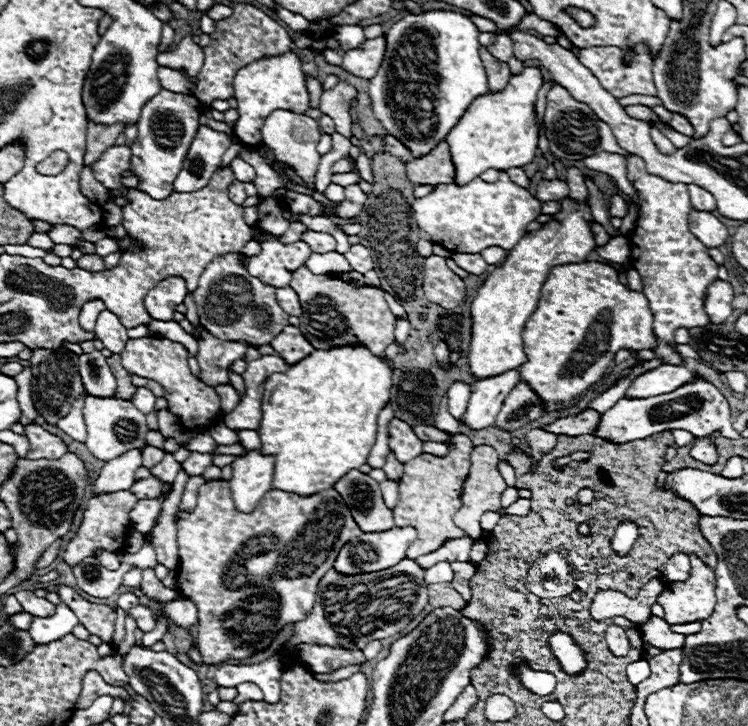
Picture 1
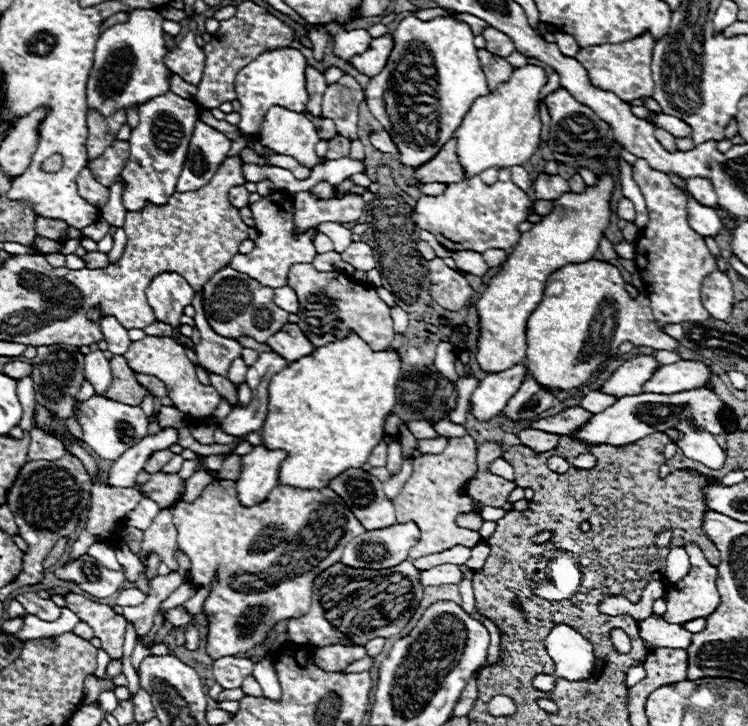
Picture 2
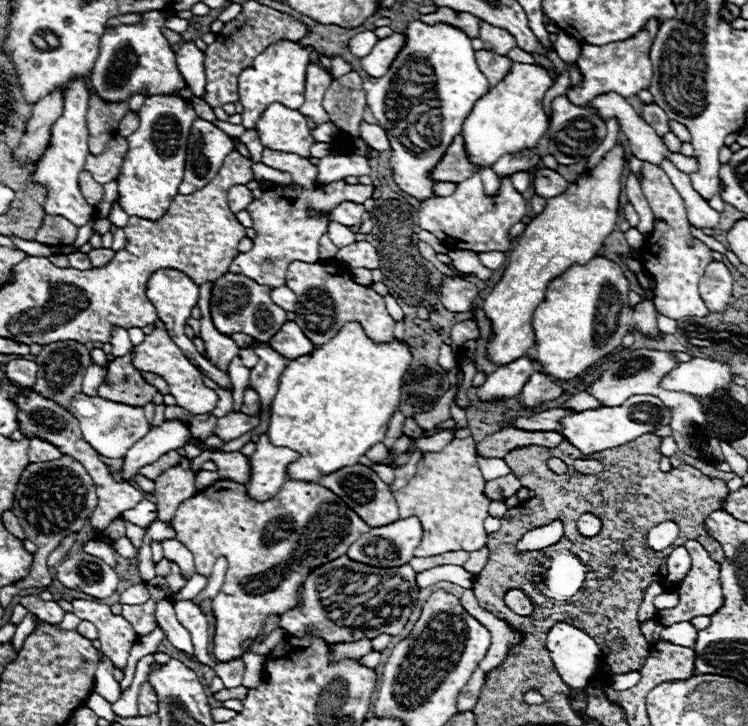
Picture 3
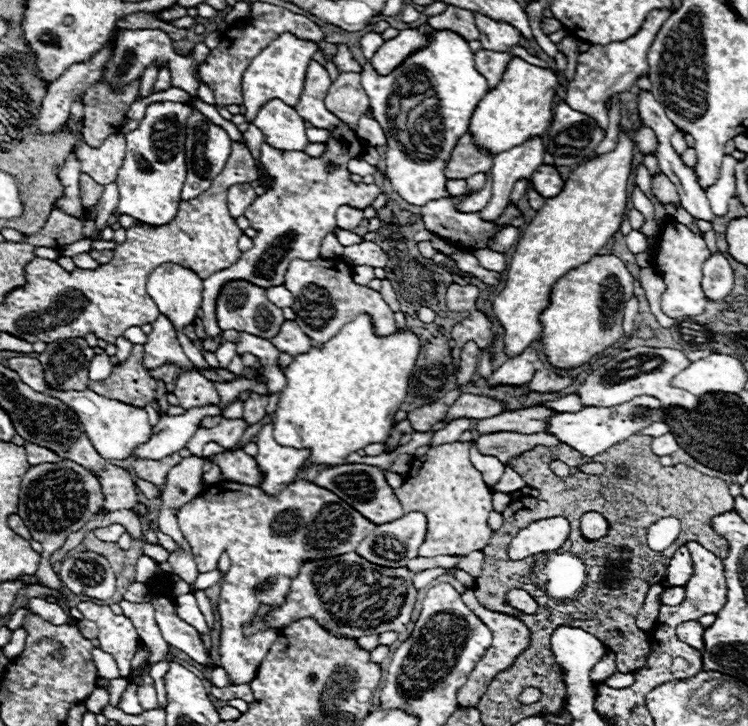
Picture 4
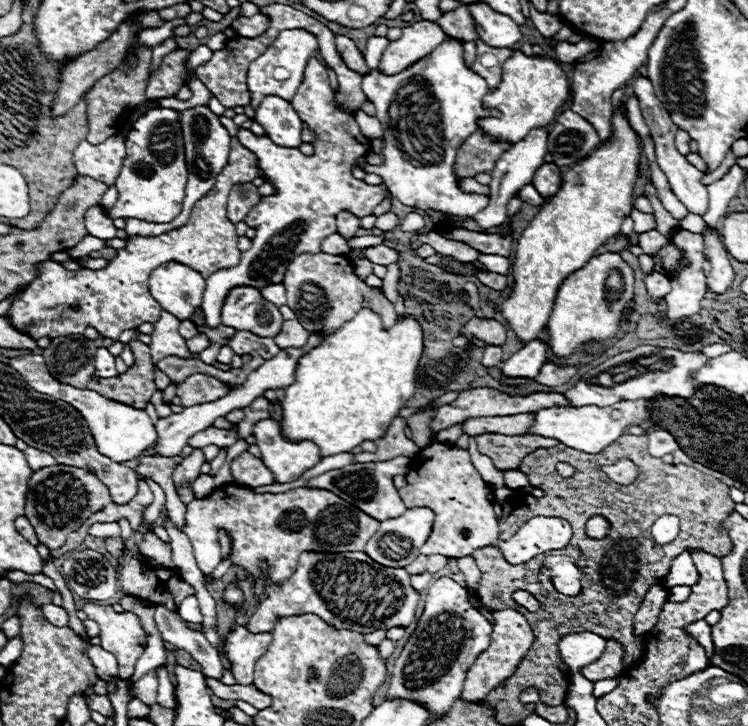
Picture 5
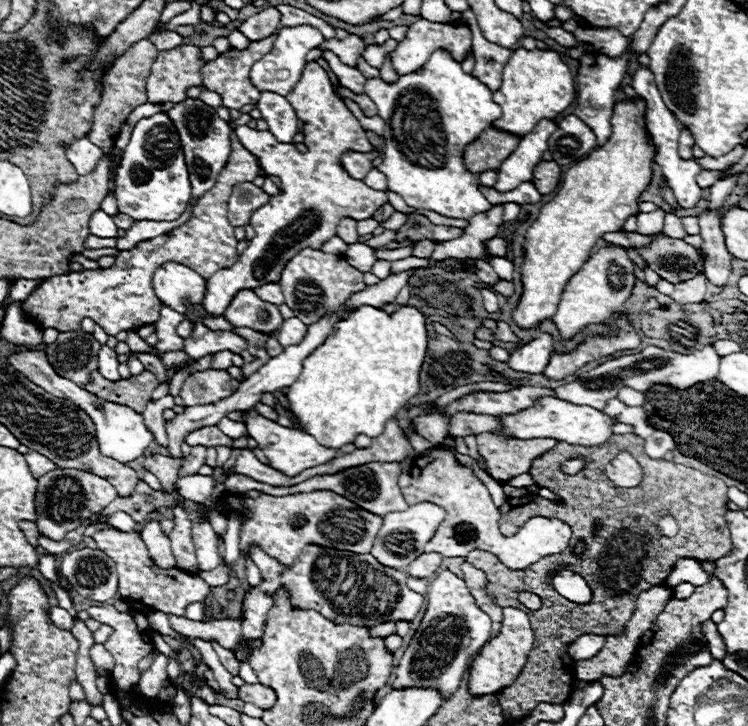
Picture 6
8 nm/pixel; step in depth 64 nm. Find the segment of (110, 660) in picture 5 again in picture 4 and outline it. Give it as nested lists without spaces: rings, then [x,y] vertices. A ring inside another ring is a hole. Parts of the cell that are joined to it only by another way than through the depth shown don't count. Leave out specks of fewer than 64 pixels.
[[[94,648],[92,652],[94,652],[92,656],[94,656],[96,664],[98,664],[98,676],[104,676],[104,678],[108,678],[108,680],[112,680],[112,678],[120,678],[118,666],[116,666],[116,662],[112,660],[110,654],[102,652],[100,648]]]

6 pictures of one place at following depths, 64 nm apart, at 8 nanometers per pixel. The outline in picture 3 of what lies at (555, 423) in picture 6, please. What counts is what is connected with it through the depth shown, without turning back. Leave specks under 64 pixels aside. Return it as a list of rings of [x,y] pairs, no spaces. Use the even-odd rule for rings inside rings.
[[[632,396],[620,406],[604,406],[598,410],[584,410],[584,412],[578,412],[576,416],[568,416],[568,420],[564,420],[562,436],[566,440],[570,440],[570,444],[580,448],[584,454],[602,452],[606,448],[622,446],[642,434],[650,434],[656,430],[656,426],[670,424],[670,416],[662,414],[662,412],[666,412],[666,408],[662,406],[660,398]]]

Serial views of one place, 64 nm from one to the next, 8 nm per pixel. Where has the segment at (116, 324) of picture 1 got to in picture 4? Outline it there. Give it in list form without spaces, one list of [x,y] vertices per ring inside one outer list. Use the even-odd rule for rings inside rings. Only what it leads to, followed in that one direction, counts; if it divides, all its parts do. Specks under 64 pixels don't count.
[[[118,336],[114,344],[116,344],[116,354],[114,356],[118,360],[126,360],[128,354],[130,354],[130,350],[132,350],[132,342],[128,342],[124,336]]]

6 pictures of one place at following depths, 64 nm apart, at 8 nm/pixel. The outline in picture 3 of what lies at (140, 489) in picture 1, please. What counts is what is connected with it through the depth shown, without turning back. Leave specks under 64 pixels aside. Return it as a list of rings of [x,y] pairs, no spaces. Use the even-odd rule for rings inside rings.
[[[188,458],[182,460],[180,466],[168,468],[168,472],[162,472],[154,480],[154,498],[158,506],[158,518],[172,522],[172,516],[184,500],[192,498],[196,494],[194,490],[194,474],[188,470]]]

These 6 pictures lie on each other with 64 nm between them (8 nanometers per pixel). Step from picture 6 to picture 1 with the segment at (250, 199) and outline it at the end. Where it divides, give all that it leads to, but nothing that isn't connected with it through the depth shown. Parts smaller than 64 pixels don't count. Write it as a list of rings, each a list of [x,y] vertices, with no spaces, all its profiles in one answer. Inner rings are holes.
[[[234,180],[230,186],[228,186],[228,198],[236,204],[242,206],[242,202],[246,200],[246,192],[244,192],[244,182],[240,180]]]

